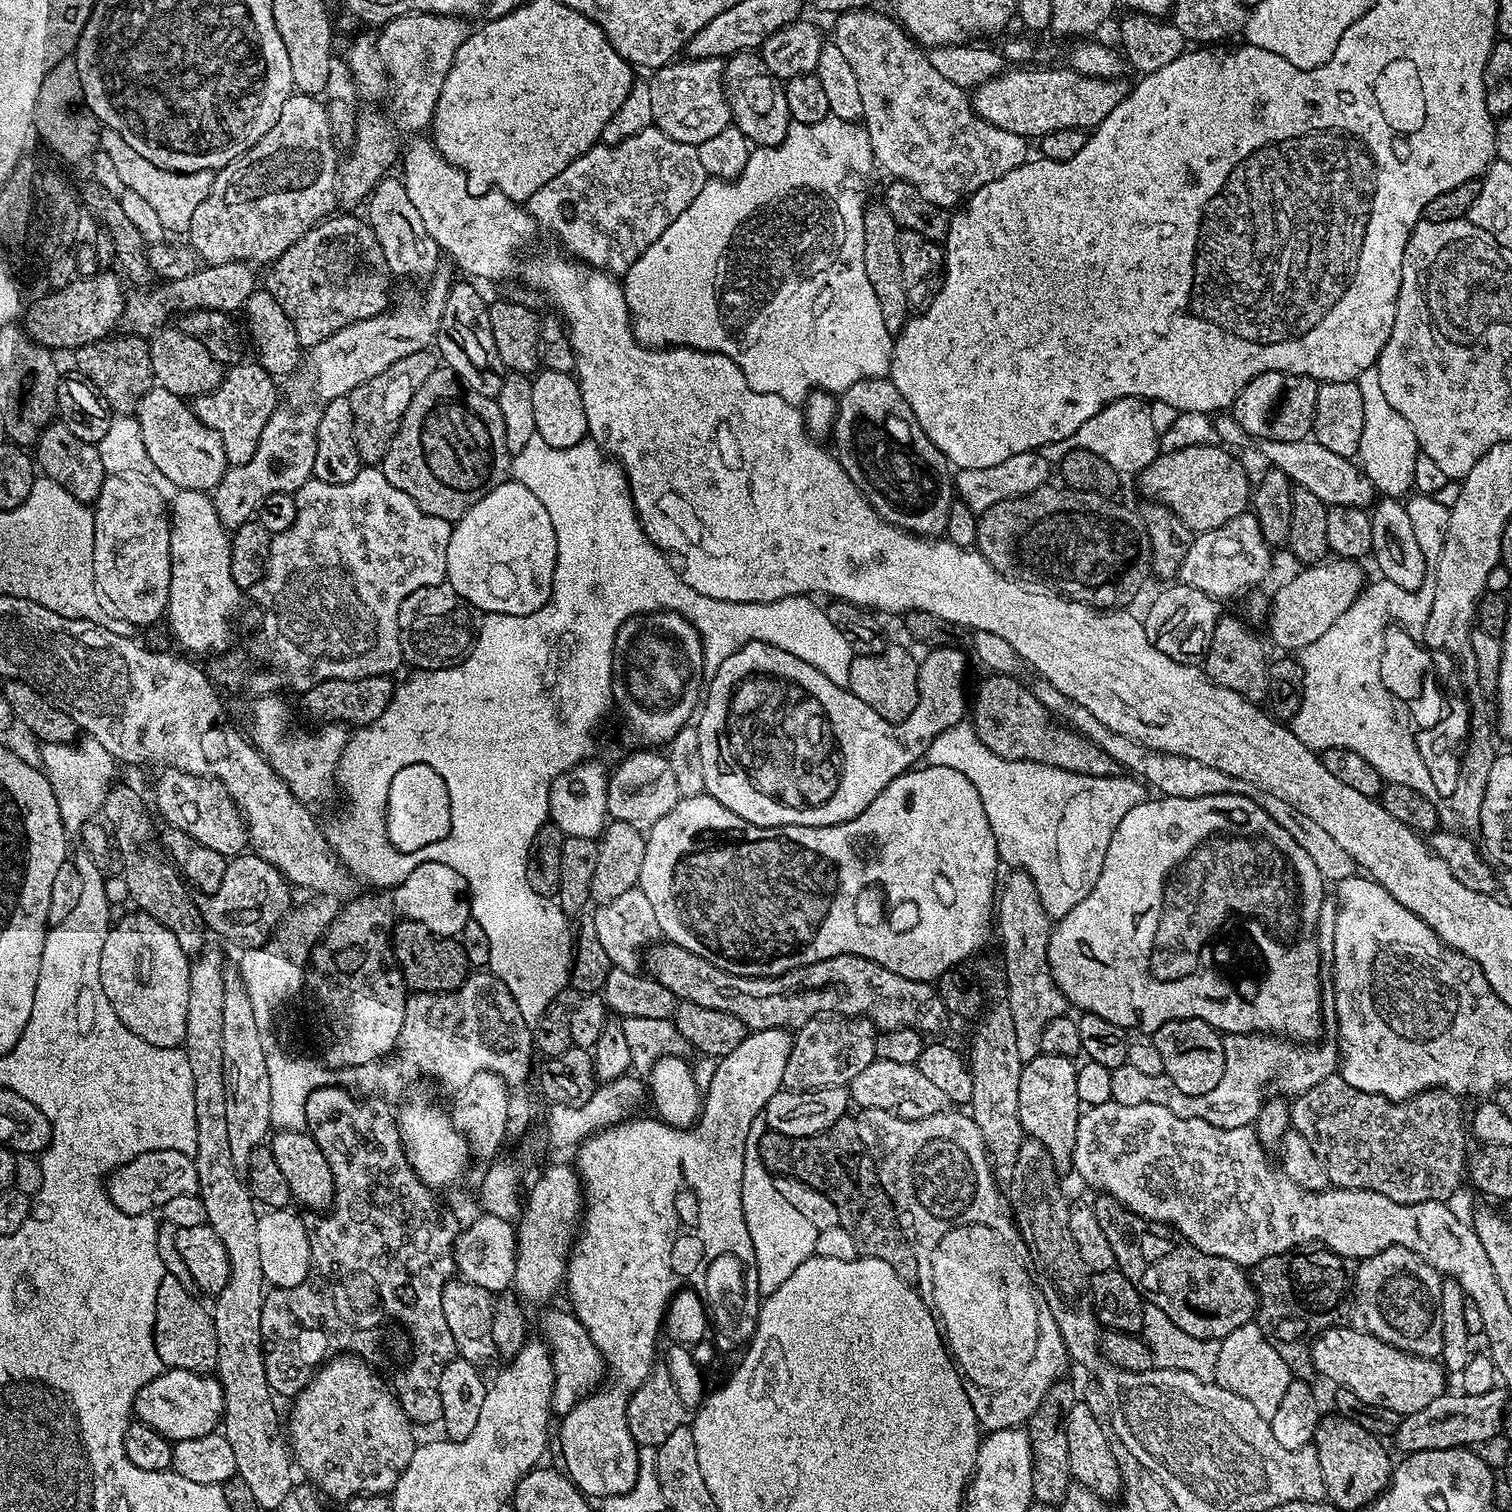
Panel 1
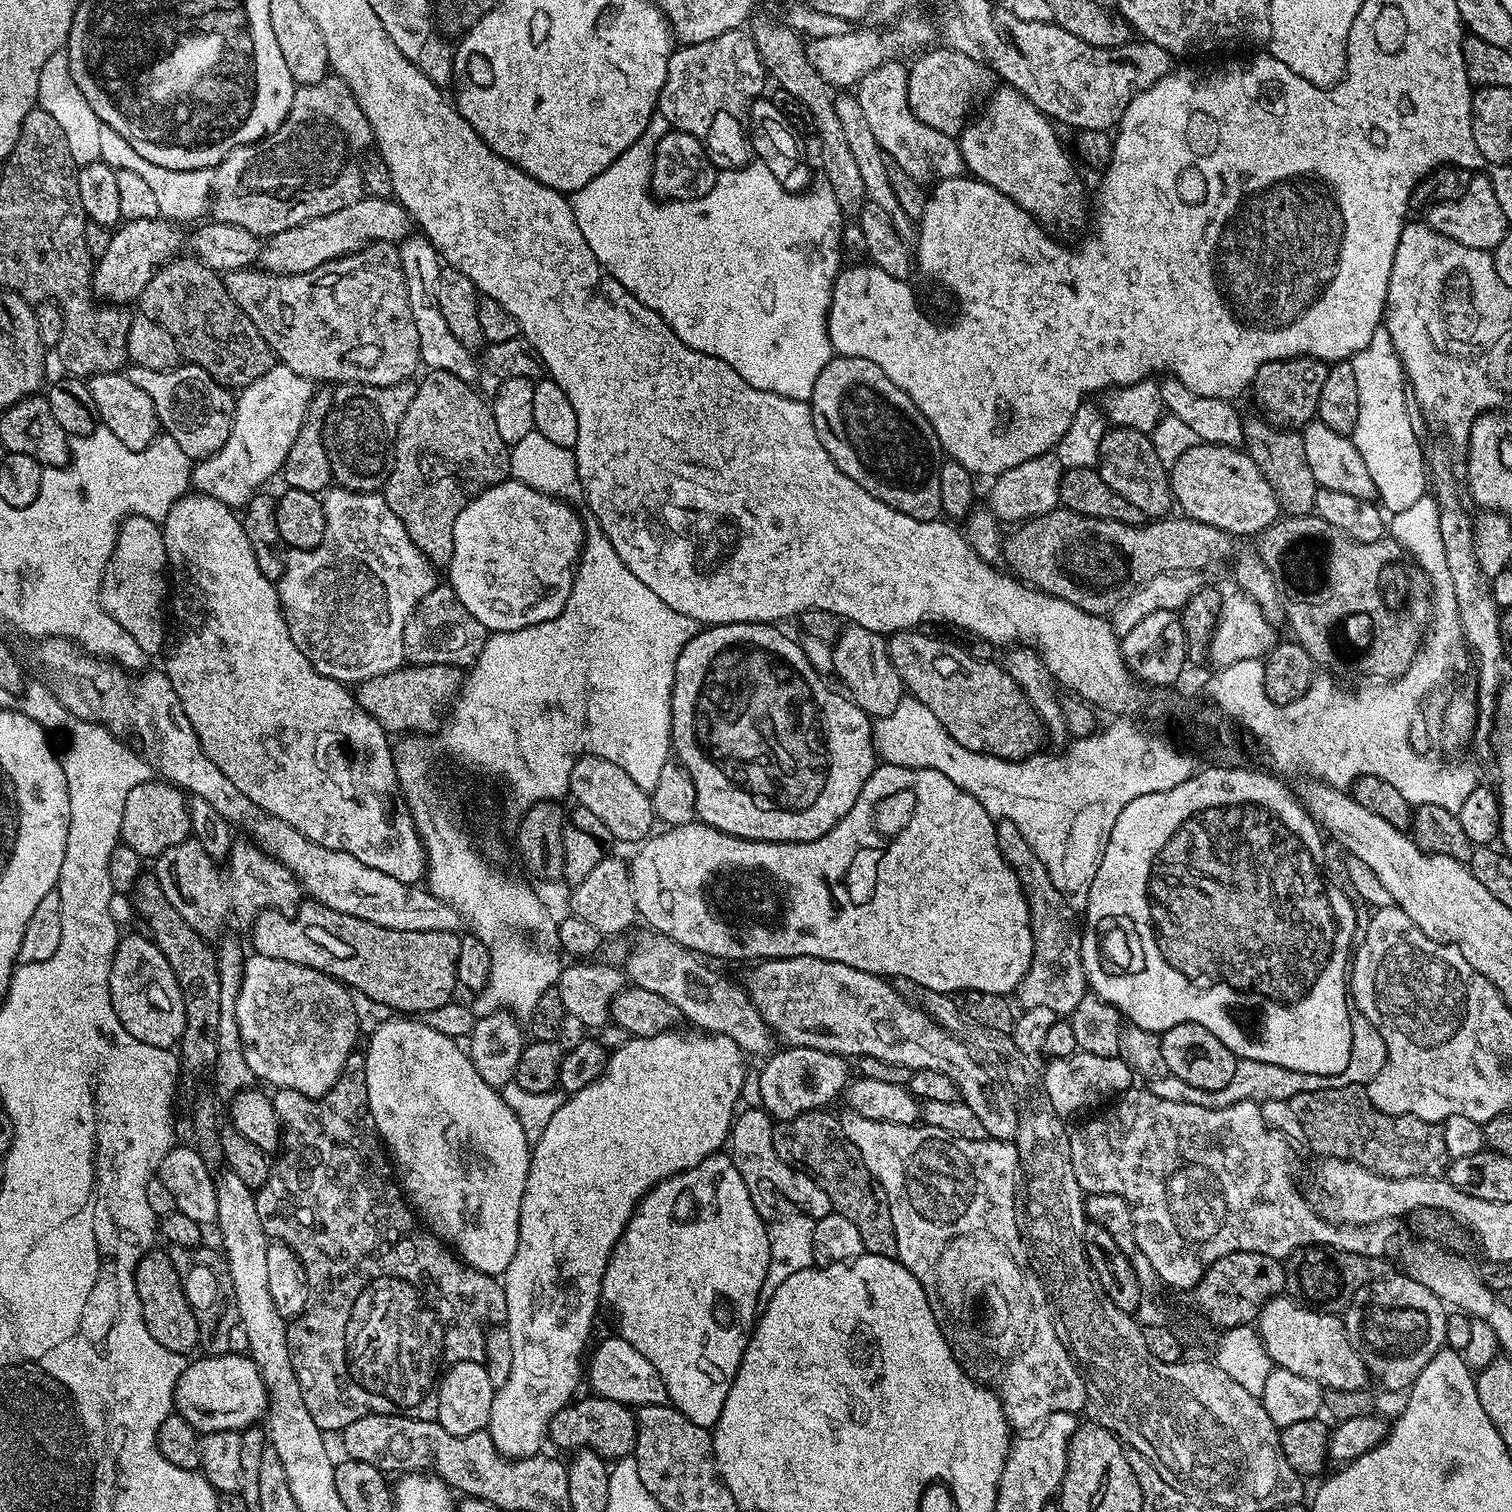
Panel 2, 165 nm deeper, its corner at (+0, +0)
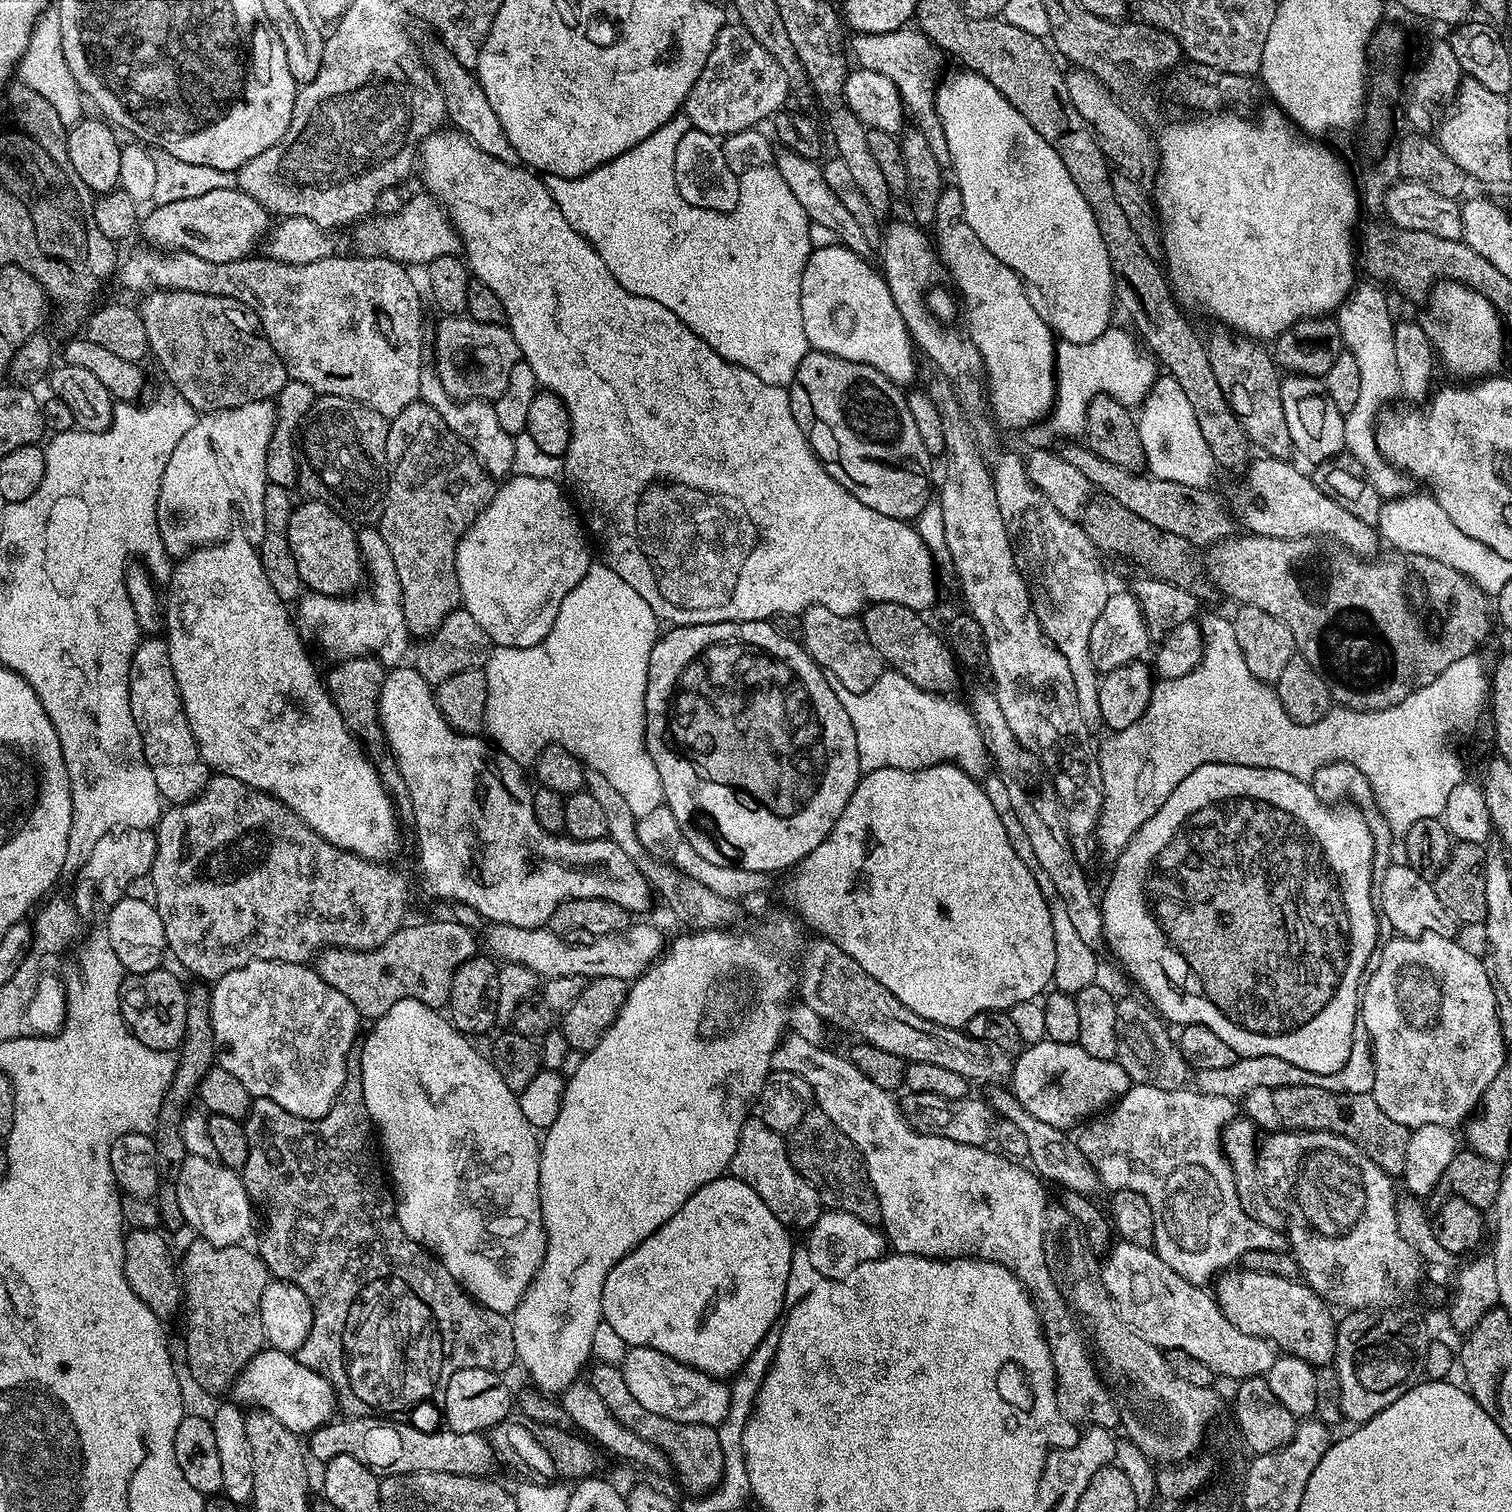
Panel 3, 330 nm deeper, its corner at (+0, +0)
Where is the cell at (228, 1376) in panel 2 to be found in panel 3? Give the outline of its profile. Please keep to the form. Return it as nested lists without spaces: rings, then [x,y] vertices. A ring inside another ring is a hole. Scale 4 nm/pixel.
[[[267,1346],[261,1348],[260,1353],[242,1369],[230,1389],[230,1396],[237,1405],[248,1404],[274,1414],[274,1418],[278,1418],[286,1430],[297,1434],[315,1432],[333,1419],[338,1408],[336,1393],[330,1382],[310,1370],[310,1366],[302,1366],[293,1353]]]

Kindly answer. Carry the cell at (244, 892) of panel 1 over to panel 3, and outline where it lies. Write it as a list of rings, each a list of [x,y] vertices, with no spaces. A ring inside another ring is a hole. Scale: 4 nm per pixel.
[[[454,919],[428,920],[425,924],[405,923],[397,932],[390,934],[386,942],[368,952],[359,952],[353,948],[337,948],[329,946],[315,957],[314,967],[323,980],[330,982],[334,990],[342,990],[350,1002],[360,1011],[361,1017],[375,1018],[386,1014],[394,1002],[417,1000],[426,1006],[440,1010],[450,998],[450,982],[454,982],[454,974],[462,962],[477,955],[476,940],[473,929],[462,926]]]

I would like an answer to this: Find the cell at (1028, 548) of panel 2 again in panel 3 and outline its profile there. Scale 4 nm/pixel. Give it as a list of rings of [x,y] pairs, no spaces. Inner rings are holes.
[[[1236,534],[1211,545],[1209,552],[1212,553],[1208,556],[1208,566],[1206,562],[1207,579],[1215,587],[1217,584],[1230,599],[1237,600],[1237,605],[1249,604],[1262,610],[1266,615],[1281,620],[1294,638],[1297,653],[1303,656],[1306,662],[1310,662],[1312,669],[1327,682],[1333,701],[1341,708],[1352,708],[1356,712],[1377,712],[1398,706],[1422,686],[1430,686],[1430,682],[1434,682],[1434,678],[1438,678],[1438,674],[1442,674],[1446,666],[1458,662],[1458,658],[1473,655],[1477,651],[1476,647],[1487,638],[1488,631],[1494,628],[1494,608],[1490,603],[1489,594],[1480,589],[1473,579],[1469,579],[1456,569],[1448,568],[1434,558],[1411,557],[1395,550],[1389,551],[1389,556],[1361,558],[1349,552],[1347,548],[1341,548],[1332,542],[1321,542],[1314,536],[1266,538],[1251,534],[1243,535]]]

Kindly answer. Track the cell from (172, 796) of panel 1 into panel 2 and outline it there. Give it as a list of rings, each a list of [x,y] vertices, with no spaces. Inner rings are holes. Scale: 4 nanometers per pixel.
[[[153,778],[142,786],[134,786],[134,790],[130,790],[130,795],[126,798],[126,806],[122,810],[120,838],[123,844],[130,846],[130,850],[134,850],[142,858],[161,856],[170,846],[181,844],[183,840],[189,839],[191,830],[192,822],[188,813],[185,793],[175,784],[169,784],[160,778]]]

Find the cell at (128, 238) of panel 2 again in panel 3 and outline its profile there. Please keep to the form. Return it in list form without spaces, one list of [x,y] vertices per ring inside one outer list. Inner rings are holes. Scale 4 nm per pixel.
[[[238,186],[230,188],[219,188],[218,190],[206,190],[206,194],[198,194],[197,196],[191,196],[190,198],[182,198],[181,200],[175,200],[174,202],[168,202],[166,204],[157,203],[156,209],[149,214],[148,217],[143,217],[142,223],[139,225],[139,235],[144,235],[149,245],[157,250],[167,250],[169,252],[189,252],[190,254],[198,254],[198,258],[206,258],[206,262],[234,262],[235,260],[246,260],[253,255],[252,252],[257,251],[258,245],[267,236],[270,227],[270,214],[261,206],[258,202],[254,202],[254,198],[250,198],[250,194],[246,194]]]

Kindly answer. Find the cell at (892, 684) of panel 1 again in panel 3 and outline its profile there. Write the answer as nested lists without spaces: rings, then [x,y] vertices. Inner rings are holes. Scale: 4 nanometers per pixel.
[[[815,604],[803,612],[802,619],[802,643],[828,676],[838,678],[838,682],[842,682],[842,686],[846,686],[846,690],[851,692],[865,692],[870,690],[870,686],[874,686],[874,682],[878,682],[878,678],[886,670],[886,665],[874,650],[873,643],[867,638],[866,630],[856,616],[834,614],[834,610],[826,610],[826,606]]]

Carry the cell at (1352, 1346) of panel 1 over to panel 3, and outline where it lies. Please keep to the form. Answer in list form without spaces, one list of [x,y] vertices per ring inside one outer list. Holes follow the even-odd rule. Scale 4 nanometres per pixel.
[[[1224,1270],[1215,1281],[1214,1295],[1222,1314],[1242,1330],[1242,1334],[1254,1334],[1276,1345],[1281,1353],[1297,1356],[1313,1366],[1328,1366],[1336,1358],[1336,1324],[1332,1320],[1333,1309],[1323,1298],[1299,1279],[1287,1280],[1269,1272],[1249,1272],[1247,1270]]]

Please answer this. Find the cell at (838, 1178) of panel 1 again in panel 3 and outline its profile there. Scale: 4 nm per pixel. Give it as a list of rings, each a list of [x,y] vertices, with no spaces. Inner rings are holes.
[[[819,1107],[808,1109],[802,1122],[787,1133],[786,1143],[794,1170],[798,1170],[798,1174],[802,1174],[810,1186],[814,1186],[825,1209],[854,1214],[854,1218],[862,1218],[862,1222],[867,1224],[881,1223],[878,1194],[870,1182],[864,1159],[860,1157],[854,1142],[850,1142],[850,1138],[846,1138],[846,1134],[842,1134],[842,1130],[838,1130],[838,1126],[834,1126],[834,1122],[830,1122]]]

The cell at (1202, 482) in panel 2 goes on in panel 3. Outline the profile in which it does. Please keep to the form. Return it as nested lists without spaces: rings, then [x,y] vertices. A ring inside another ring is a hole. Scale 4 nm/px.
[[[1271,458],[1253,459],[1243,473],[1240,485],[1232,496],[1231,511],[1235,519],[1245,524],[1247,531],[1254,536],[1266,538],[1302,538],[1314,536],[1328,542],[1335,542],[1341,548],[1361,558],[1377,555],[1376,547],[1382,540],[1377,529],[1371,524],[1354,518],[1347,510],[1342,510],[1338,502],[1326,498],[1318,486],[1314,486],[1307,471],[1299,472],[1291,459],[1274,460]]]

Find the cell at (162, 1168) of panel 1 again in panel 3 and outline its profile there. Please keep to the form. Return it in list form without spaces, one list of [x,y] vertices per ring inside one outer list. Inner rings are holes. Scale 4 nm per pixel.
[[[188,1156],[182,1162],[182,1170],[178,1170],[175,1181],[178,1206],[182,1209],[184,1224],[192,1227],[199,1239],[219,1248],[244,1244],[247,1241],[247,1236],[252,1232],[254,1201],[237,1169],[227,1168],[216,1160]]]

